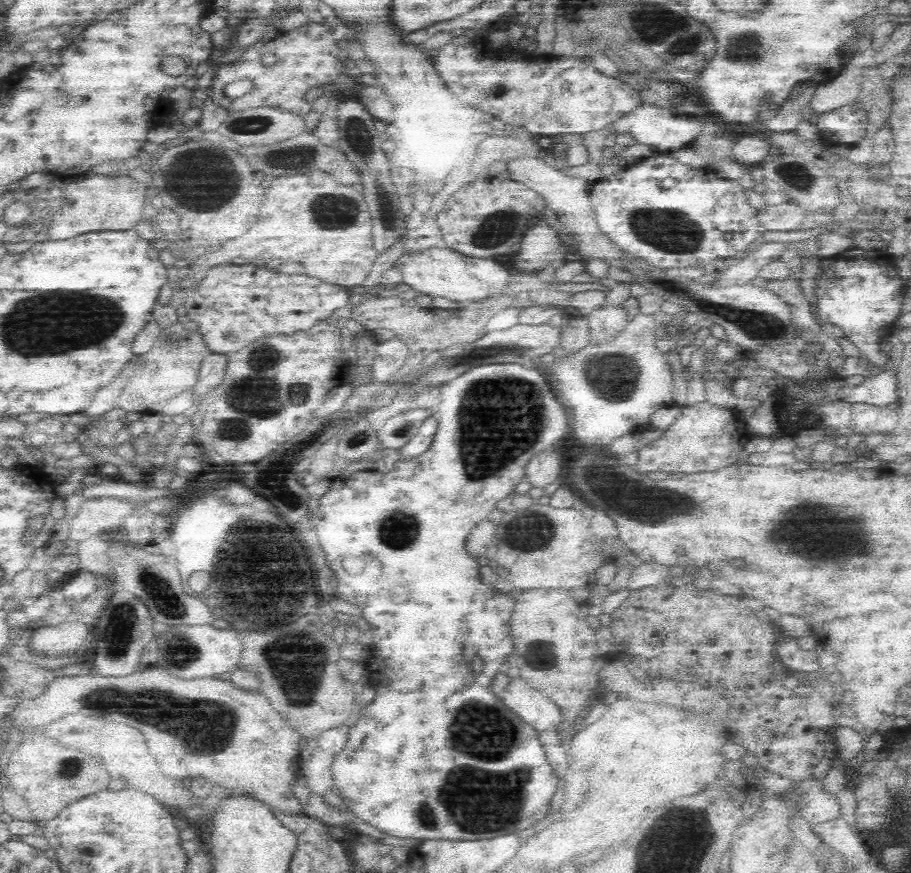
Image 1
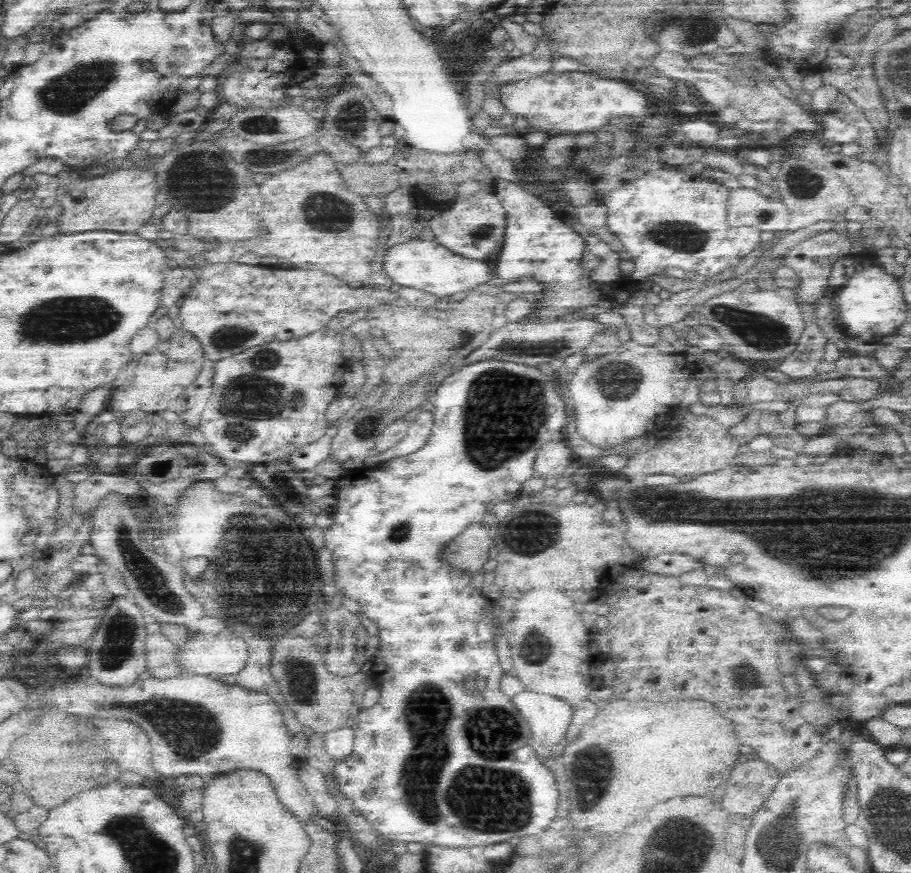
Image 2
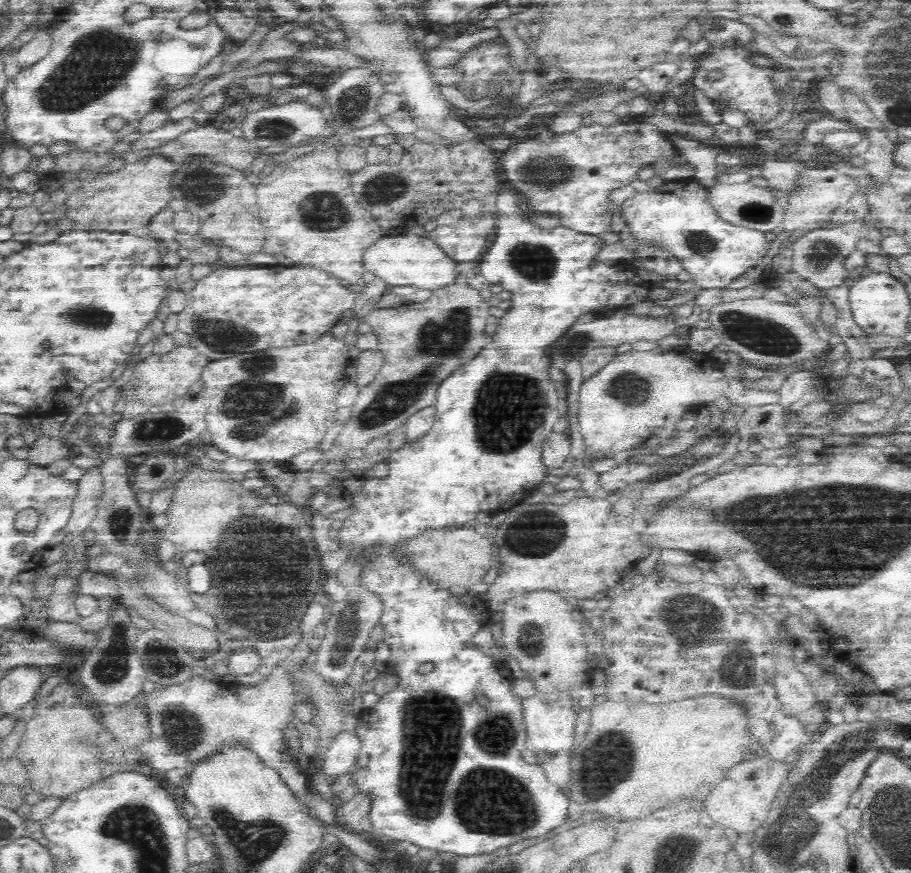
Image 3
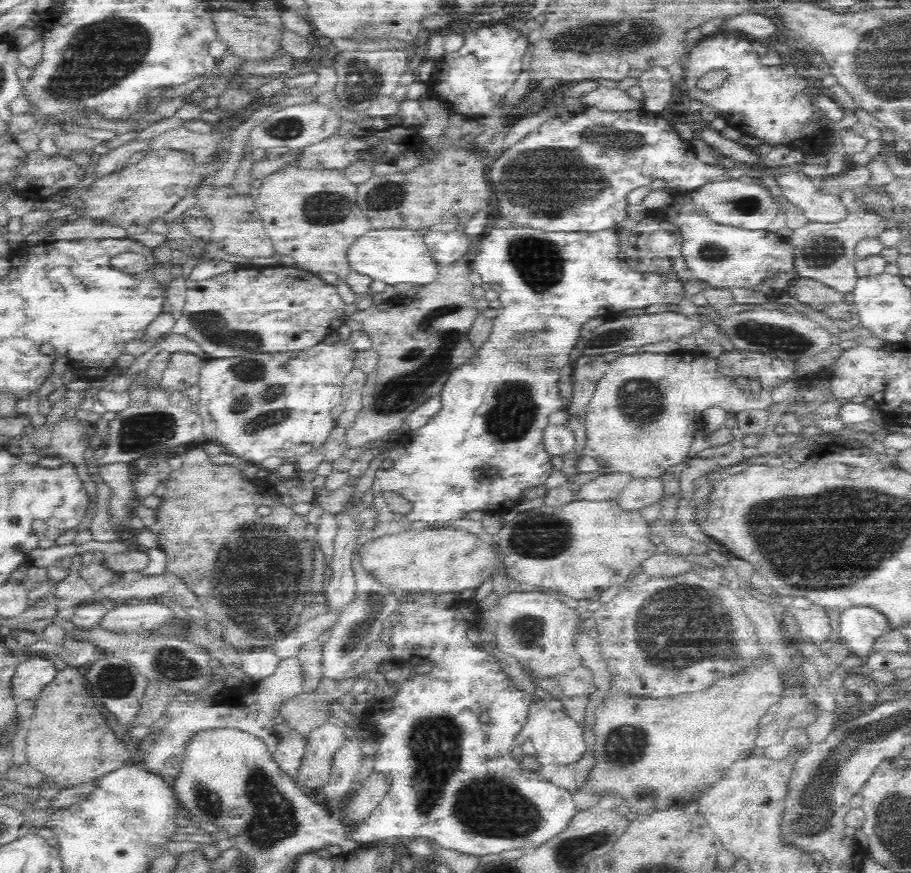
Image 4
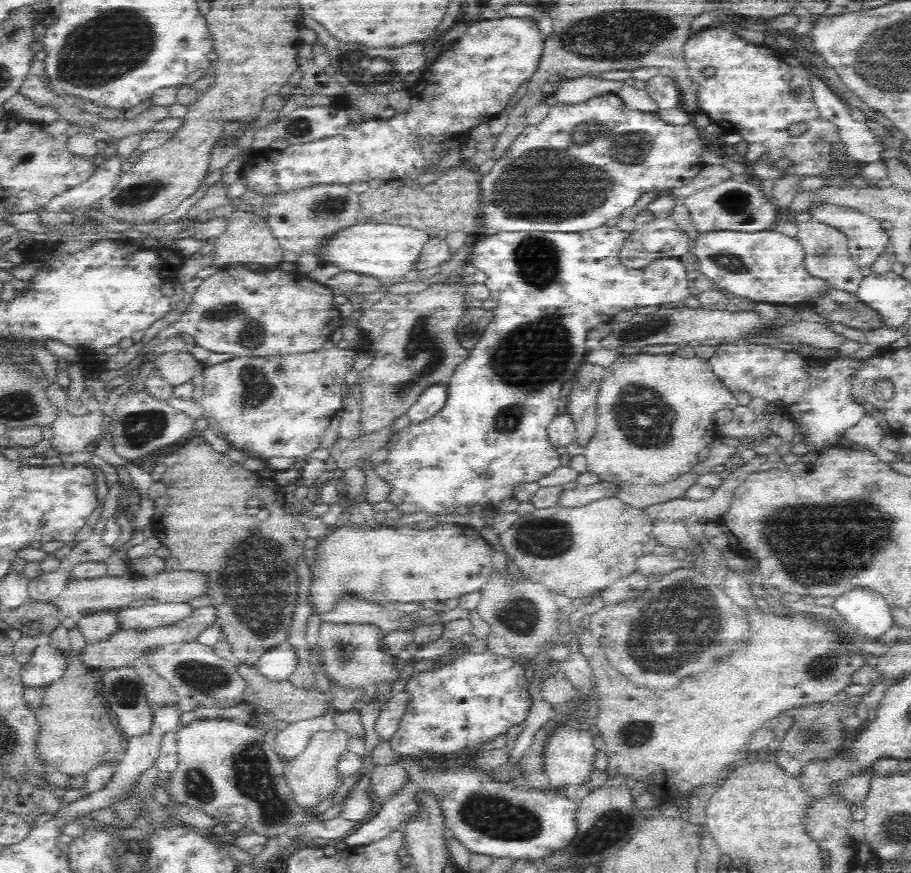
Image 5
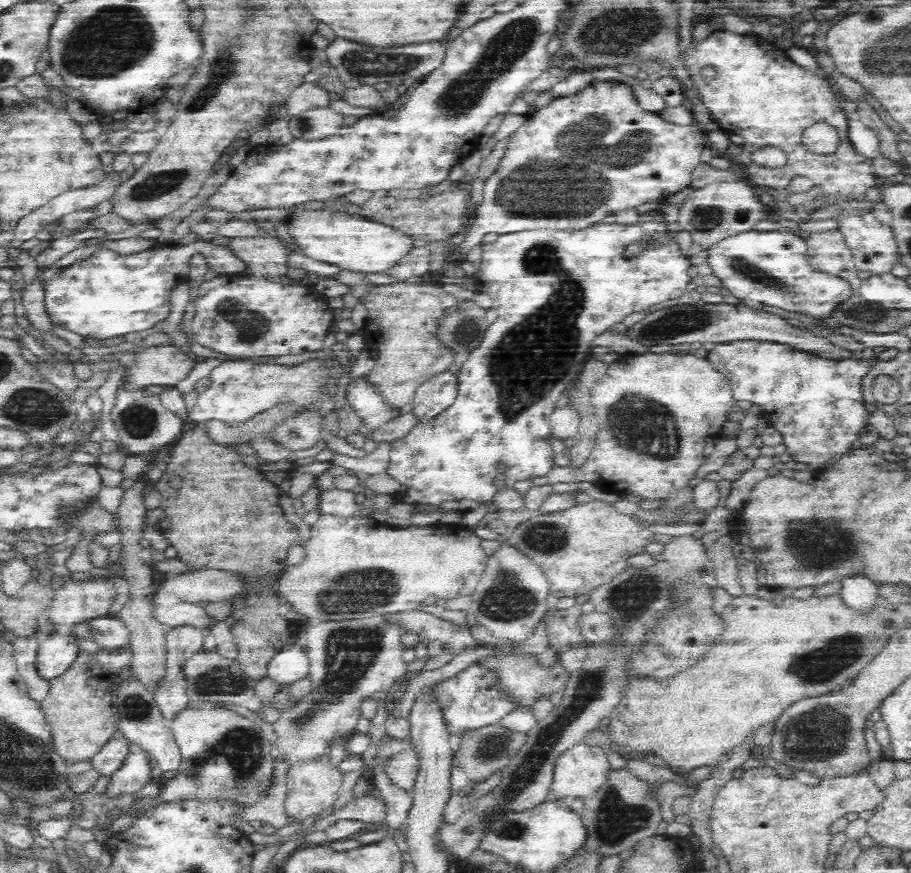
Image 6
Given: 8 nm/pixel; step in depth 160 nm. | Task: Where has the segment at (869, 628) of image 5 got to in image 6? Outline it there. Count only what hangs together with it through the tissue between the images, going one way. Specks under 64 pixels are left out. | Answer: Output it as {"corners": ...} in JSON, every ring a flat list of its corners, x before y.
{"corners":[[852,576,844,578,841,583,842,588,839,597,844,606,860,614,874,610,876,602,881,596,875,582,868,580,865,576,856,576,856,578]]}

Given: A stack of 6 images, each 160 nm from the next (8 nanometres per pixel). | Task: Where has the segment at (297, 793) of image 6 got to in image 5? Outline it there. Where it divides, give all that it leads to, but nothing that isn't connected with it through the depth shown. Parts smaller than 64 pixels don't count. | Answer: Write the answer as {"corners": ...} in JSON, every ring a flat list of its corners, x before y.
{"corners":[[338,728,332,730,332,732,316,732,310,738,304,752,298,754,292,763,286,765,285,779,290,789,292,789,292,794,296,797,298,805,311,809,328,795,334,794,336,788,340,786,337,763,340,755,347,750,346,746,349,740,348,734]]}

